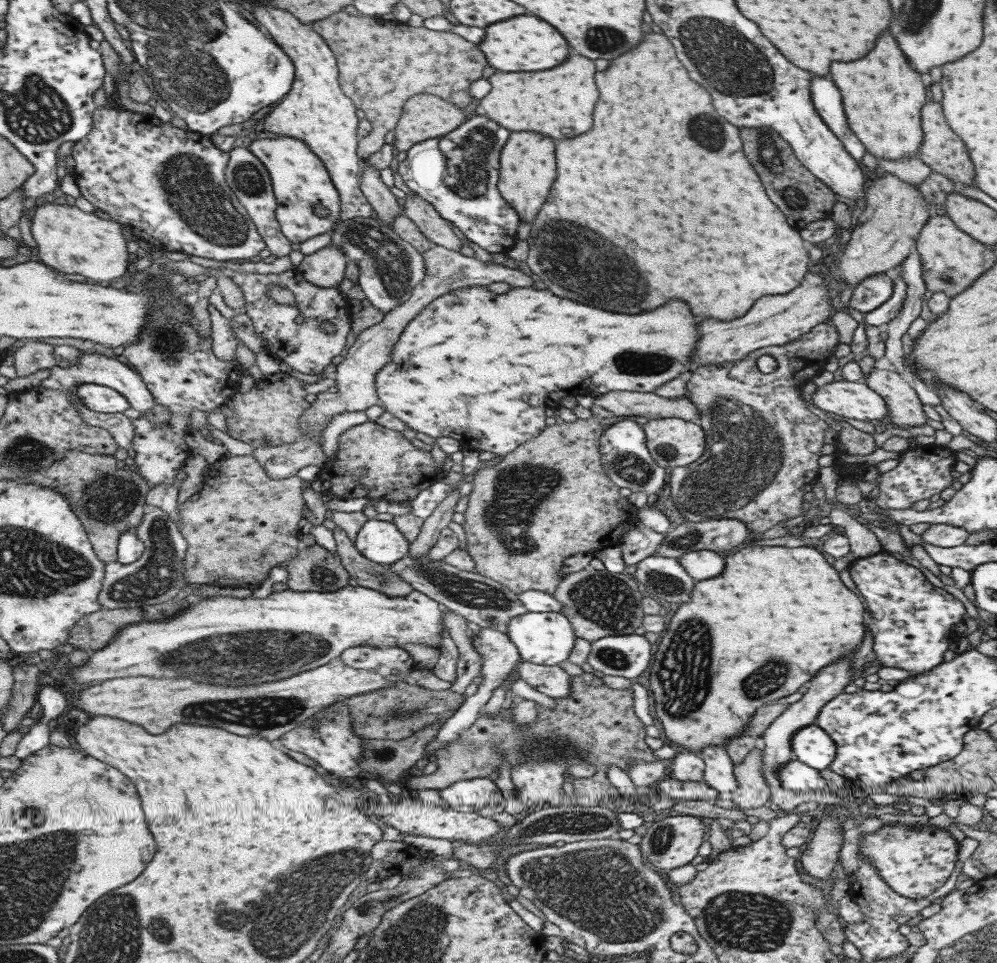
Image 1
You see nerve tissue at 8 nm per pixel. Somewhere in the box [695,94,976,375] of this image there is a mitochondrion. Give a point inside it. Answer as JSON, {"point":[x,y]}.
{"point":[768,153]}

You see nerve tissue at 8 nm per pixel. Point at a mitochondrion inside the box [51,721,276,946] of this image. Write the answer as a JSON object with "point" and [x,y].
{"point":[158,927]}

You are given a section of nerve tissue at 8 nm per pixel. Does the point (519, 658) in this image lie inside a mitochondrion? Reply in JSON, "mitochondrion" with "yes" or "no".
{"mitochondrion":"no"}

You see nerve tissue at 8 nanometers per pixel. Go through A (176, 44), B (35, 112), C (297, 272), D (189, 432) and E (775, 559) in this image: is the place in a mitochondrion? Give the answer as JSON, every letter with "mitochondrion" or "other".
{"A":"mitochondrion","B":"mitochondrion","C":"other","D":"other","E":"other"}

